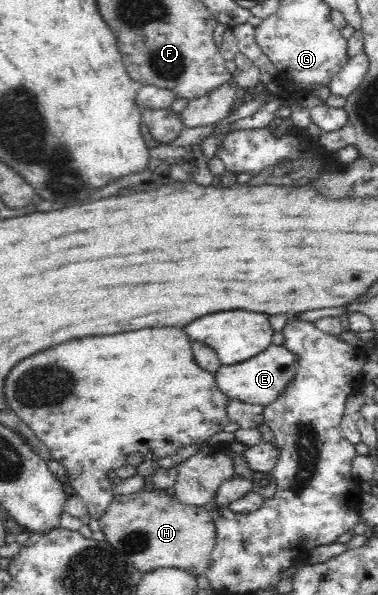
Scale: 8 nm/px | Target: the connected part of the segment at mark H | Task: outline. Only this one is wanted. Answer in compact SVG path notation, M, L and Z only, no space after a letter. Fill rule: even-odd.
M155 487L153 491L115 496L98 520L105 540L124 553L142 574L158 568L179 568L197 577L209 567L216 544L215 522L209 506L182 504L175 495Z

